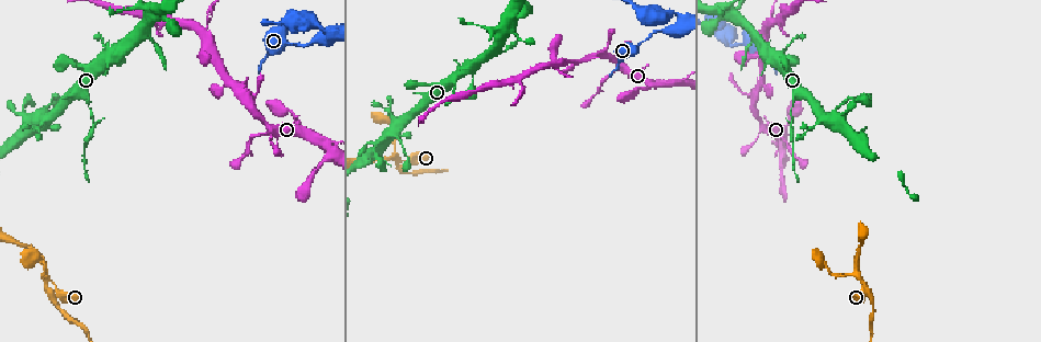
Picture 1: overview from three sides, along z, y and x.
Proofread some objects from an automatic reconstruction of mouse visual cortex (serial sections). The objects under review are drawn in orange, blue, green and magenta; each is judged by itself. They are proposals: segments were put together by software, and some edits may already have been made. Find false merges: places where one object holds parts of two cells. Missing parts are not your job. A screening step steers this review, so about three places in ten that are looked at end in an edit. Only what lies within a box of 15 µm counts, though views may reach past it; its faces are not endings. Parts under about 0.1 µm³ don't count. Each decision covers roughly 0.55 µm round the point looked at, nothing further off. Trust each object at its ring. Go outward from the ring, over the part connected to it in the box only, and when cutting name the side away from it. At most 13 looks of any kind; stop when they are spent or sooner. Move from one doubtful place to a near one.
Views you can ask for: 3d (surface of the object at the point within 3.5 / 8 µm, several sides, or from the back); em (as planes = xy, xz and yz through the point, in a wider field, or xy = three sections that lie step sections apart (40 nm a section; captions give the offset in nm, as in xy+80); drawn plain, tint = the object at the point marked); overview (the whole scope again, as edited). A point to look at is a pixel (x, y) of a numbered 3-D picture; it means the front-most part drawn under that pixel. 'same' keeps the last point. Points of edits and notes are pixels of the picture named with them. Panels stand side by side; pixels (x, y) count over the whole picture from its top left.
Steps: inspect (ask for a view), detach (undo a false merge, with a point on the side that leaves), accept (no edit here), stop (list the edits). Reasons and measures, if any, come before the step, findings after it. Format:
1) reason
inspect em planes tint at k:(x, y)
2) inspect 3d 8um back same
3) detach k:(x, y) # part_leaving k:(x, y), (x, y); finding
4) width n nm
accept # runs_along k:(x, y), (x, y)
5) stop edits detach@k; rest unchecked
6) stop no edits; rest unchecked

inspect 3d 3.5um at 1:(770, 16)

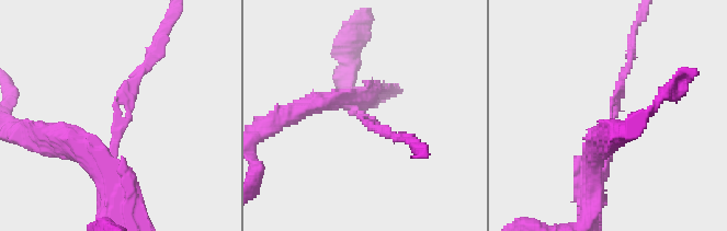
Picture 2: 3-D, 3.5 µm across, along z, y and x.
shape alone is not enough
inspect em xy step 2 tint at 2:(123, 124)

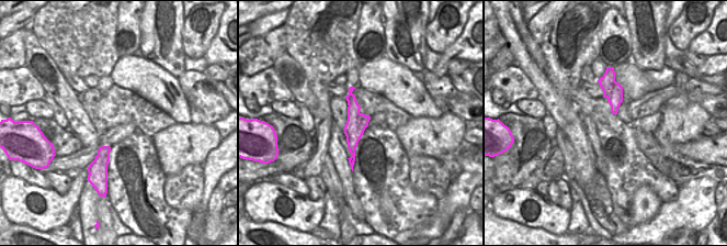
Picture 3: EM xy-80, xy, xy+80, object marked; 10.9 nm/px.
detach 2:(613, 111) # part_leaving 2:(115, 148), (125, 84), (156, 61); two cells meet here

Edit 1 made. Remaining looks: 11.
inspect overview

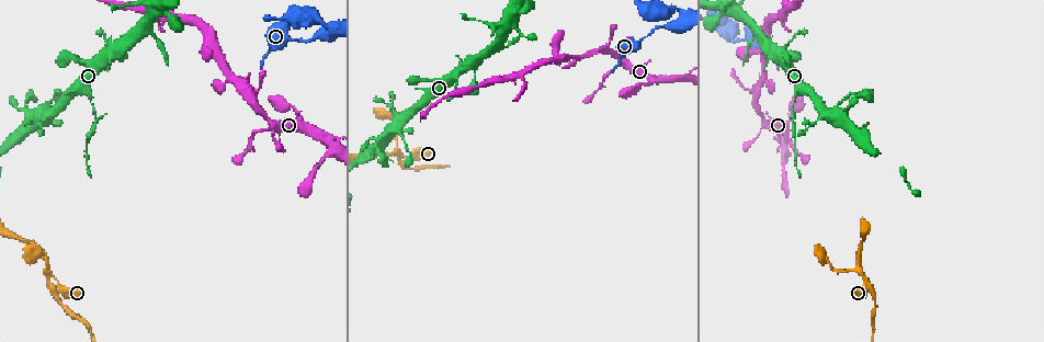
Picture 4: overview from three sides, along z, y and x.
inspect 3d 3.5um at 4:(522, 72)

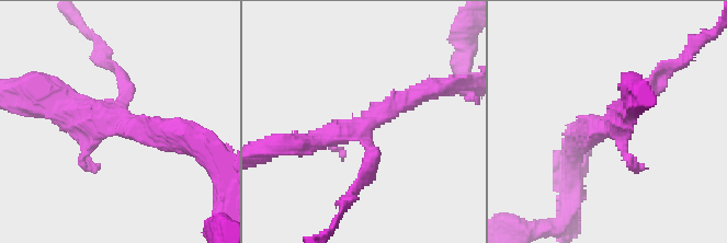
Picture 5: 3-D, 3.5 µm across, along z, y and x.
inspect em xy step 5 tint at 5:(360, 127)

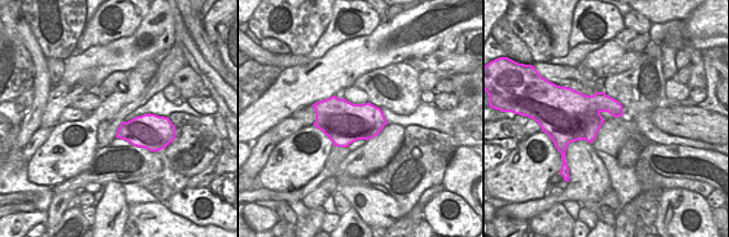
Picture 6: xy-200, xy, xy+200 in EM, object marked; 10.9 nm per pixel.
width 480 nm
accept # runs_along 5:(420, 92), (356, 129), (298, 146); continuous, no second cell

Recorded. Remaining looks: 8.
four arms meet
inspect 3d 3.5um at 4:(683, 77)

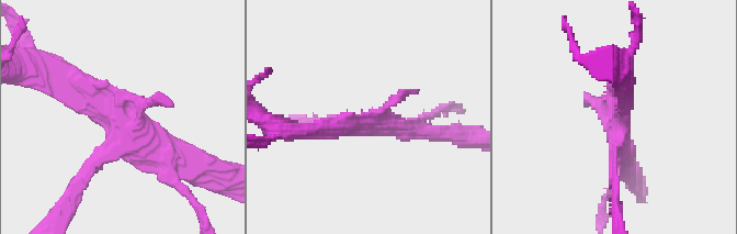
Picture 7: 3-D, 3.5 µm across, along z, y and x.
arms 4; arm_widths 150, 150, 300, 300 nm
inspect em xy step 5 tint at 7:(121, 128)

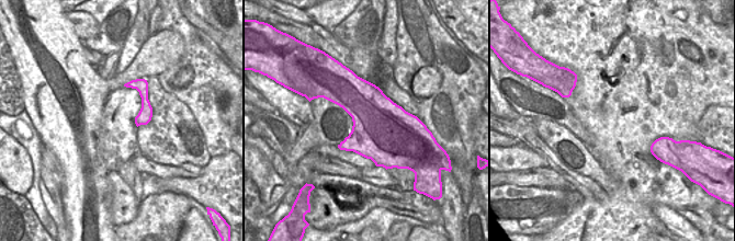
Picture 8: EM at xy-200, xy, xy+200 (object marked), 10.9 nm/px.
width 650 nm
accept # runs_along 7:(66, 82), (123, 126), (76, 184); continuous, no second cell

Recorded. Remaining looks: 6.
sharp bend
inspect 3d 3.5um back at 4:(330, 32)

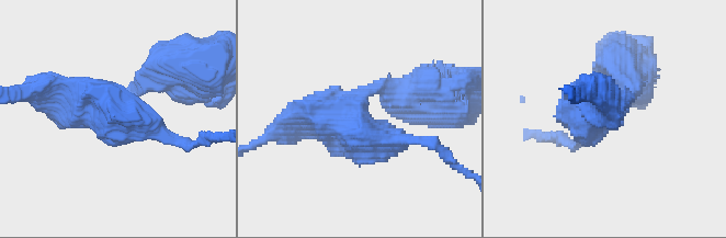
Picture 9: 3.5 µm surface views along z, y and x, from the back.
inspect em planes tint at 9:(593, 111)

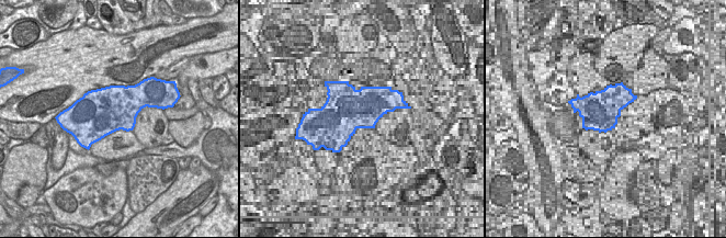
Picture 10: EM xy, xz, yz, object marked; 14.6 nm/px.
inspect em xy step 3 tint same

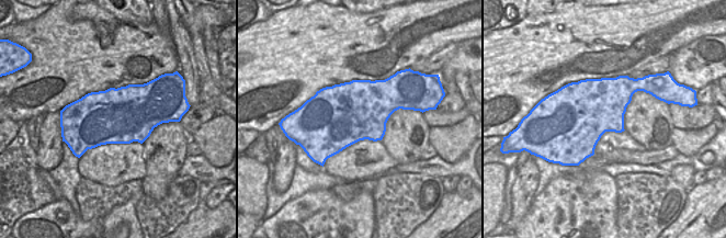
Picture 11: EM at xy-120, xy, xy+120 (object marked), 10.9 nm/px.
accept # runs_along 9:(579, 138), (624, 80); all the same cell

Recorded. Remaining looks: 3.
four-way junction
inspect 3d 3.5um at 4:(400, 154)

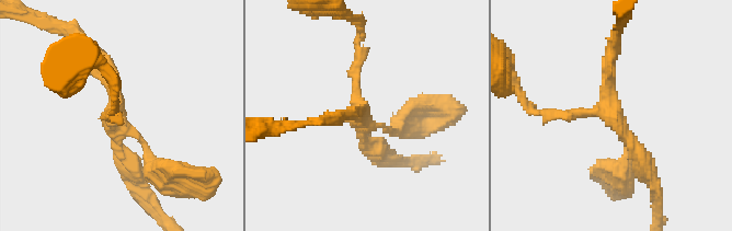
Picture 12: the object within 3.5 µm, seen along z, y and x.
arms 4; arm_widths 100, 150, 200, 200 nm
inspect em xy step 1 tint at 12:(609, 108)

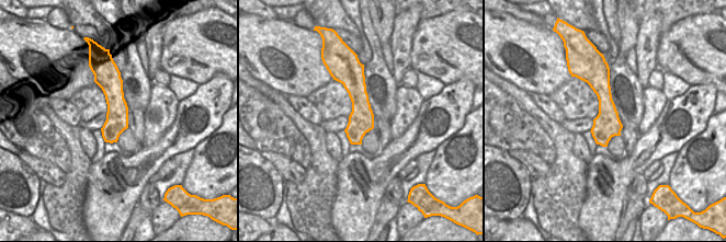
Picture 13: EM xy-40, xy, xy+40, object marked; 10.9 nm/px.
width 280 nm
accept # runs_along 13:(600, 72), (604, 143); one cell here

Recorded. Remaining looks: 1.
stop edits detach@2; rest unchecked

